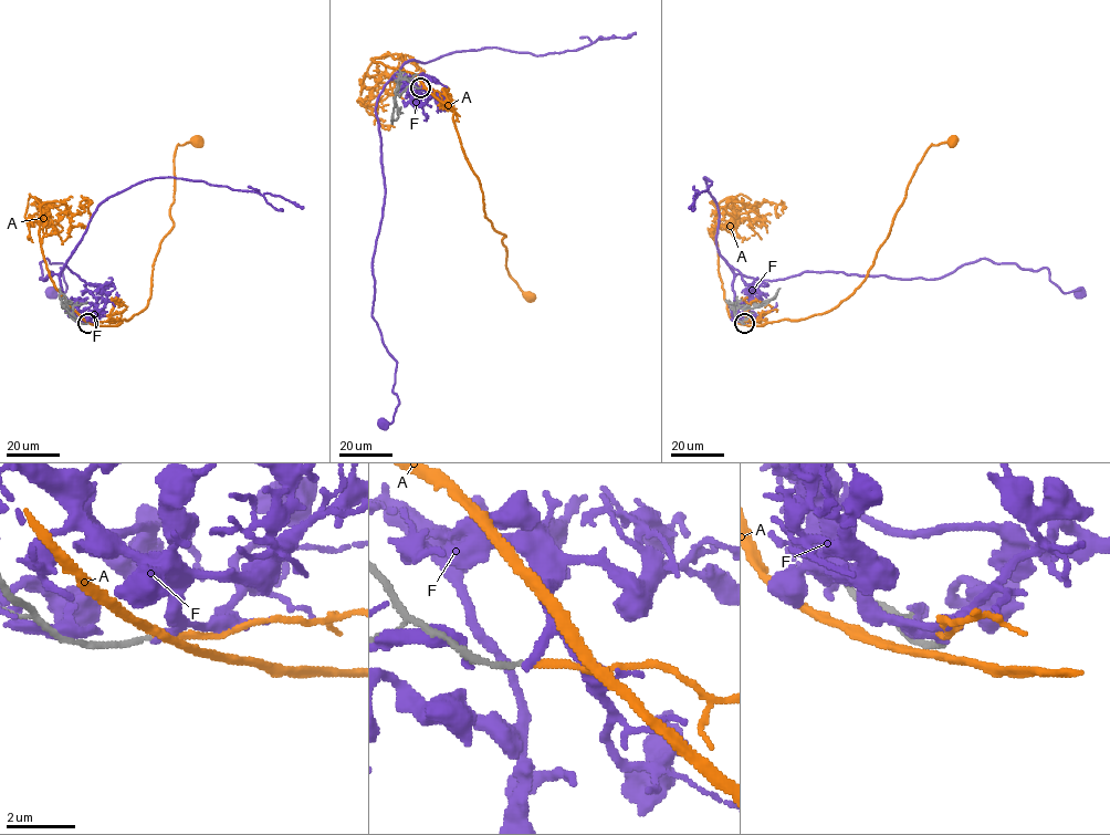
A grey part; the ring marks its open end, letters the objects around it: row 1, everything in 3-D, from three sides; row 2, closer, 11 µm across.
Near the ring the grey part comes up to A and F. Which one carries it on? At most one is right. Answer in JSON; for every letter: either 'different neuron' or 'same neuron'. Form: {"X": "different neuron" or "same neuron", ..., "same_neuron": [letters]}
{"A": "same neuron", "F": "different neuron", "same_neuron": ["A"]}

